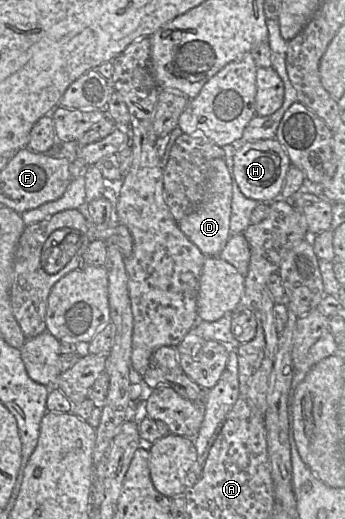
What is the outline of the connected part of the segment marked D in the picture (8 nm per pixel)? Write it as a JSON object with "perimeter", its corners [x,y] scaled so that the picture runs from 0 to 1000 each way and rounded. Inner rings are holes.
{"perimeter":[[[617,306],[603,314],[600,356],[591,380],[571,403],[516,428],[522,443],[597,495],[626,495],[667,459],[675,337],[649,306]]]}

